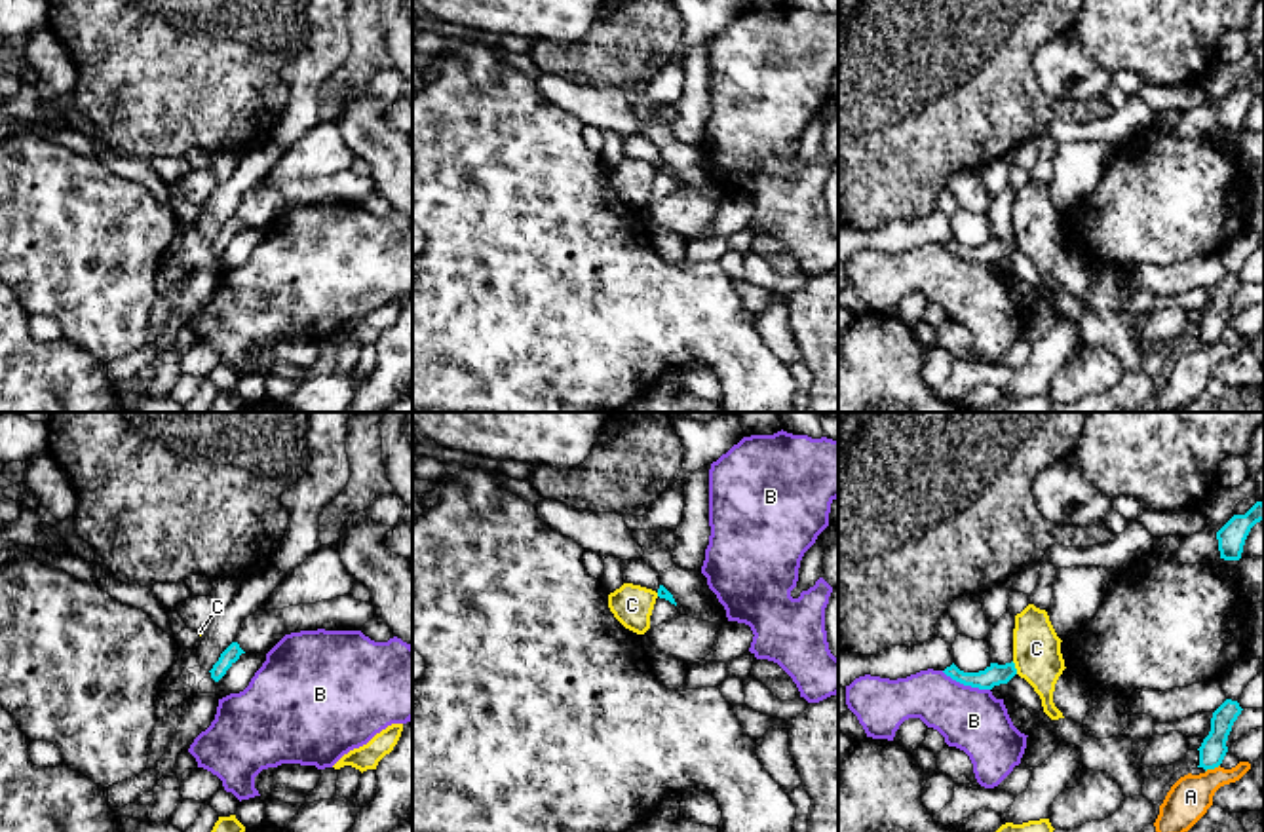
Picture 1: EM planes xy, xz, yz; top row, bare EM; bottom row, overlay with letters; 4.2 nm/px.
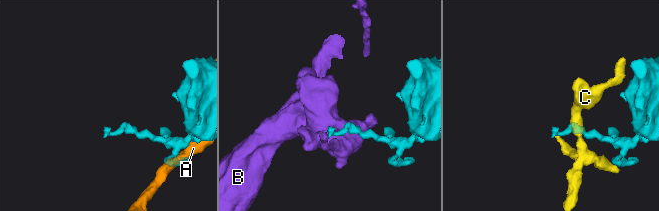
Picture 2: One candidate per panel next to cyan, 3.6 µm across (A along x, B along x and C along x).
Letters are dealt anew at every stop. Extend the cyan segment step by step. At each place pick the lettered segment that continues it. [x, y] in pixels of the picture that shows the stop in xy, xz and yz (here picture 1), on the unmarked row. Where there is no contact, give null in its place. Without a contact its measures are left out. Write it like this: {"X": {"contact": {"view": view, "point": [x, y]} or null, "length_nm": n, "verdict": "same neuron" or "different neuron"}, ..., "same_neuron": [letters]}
{"A": {"contact": {"view": "yz", "point": [1211, 342]}, "length_nm": 70, "verdict": "different neuron"}, "B": {"contact": {"view": "yz", "point": [966, 259]}, "length_nm": 220, "verdict": "different neuron"}, "C": {"contact": {"view": "yz", "point": [1014, 242]}, "length_nm": 60, "verdict": "different neuron"}, "same_neuron": []}

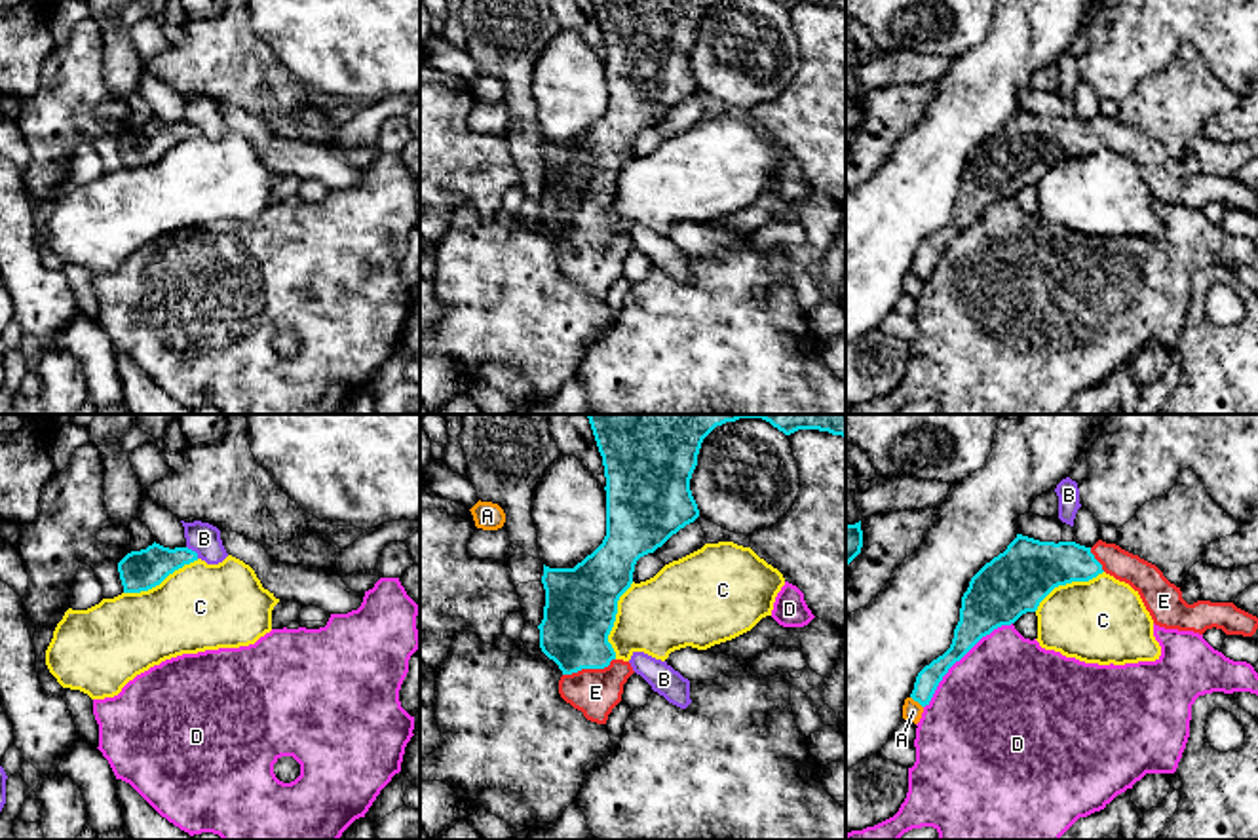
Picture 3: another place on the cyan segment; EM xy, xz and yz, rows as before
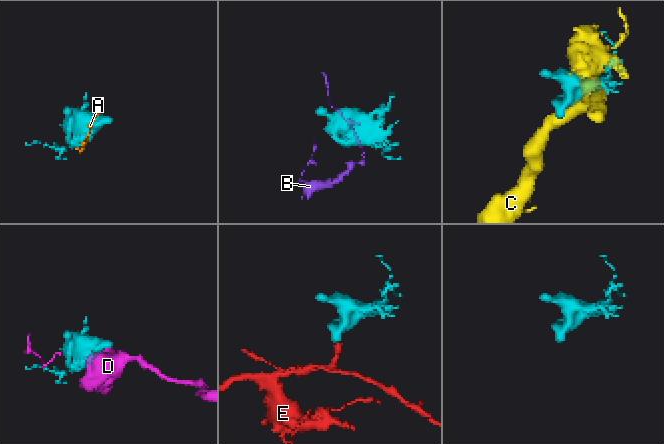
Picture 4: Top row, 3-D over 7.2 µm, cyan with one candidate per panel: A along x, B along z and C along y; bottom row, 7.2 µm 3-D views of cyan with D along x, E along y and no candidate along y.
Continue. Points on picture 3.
{"A": {"contact": {"view": "yz", "point": [916, 274]}, "length_nm": 80, "verdict": "different neuron"}, "B": {"contact": {"view": "xy", "point": [194, 126]}, "length_nm": 80, "verdict": "different neuron"}, "C": {"contact": {"view": "xz", "point": [614, 194]}, "length_nm": 340, "verdict": "different neuron"}, "D": {"contact": {"view": "yz", "point": [960, 232]}, "length_nm": 500, "verdict": "different neuron"}, "E": {"contact": {"view": "xz", "point": [588, 242]}, "length_nm": 240, "verdict": "same neuron"}, "same_neuron": ["E"]}

